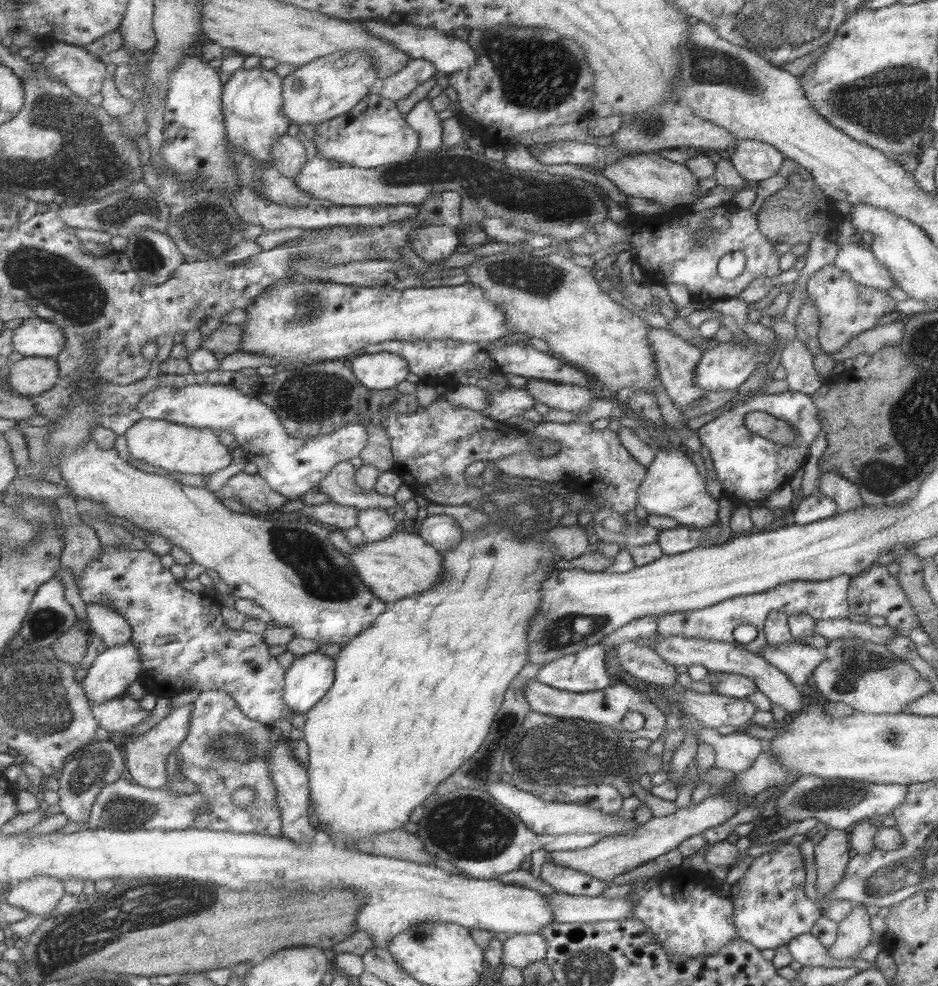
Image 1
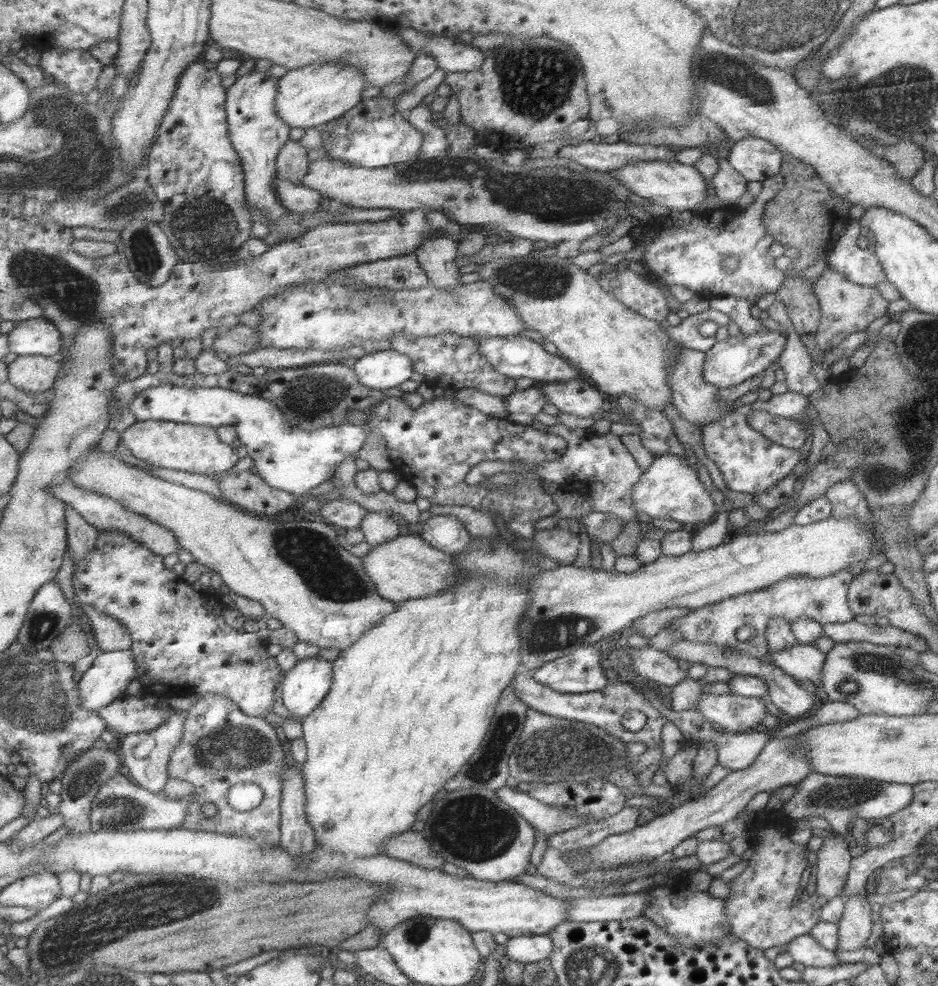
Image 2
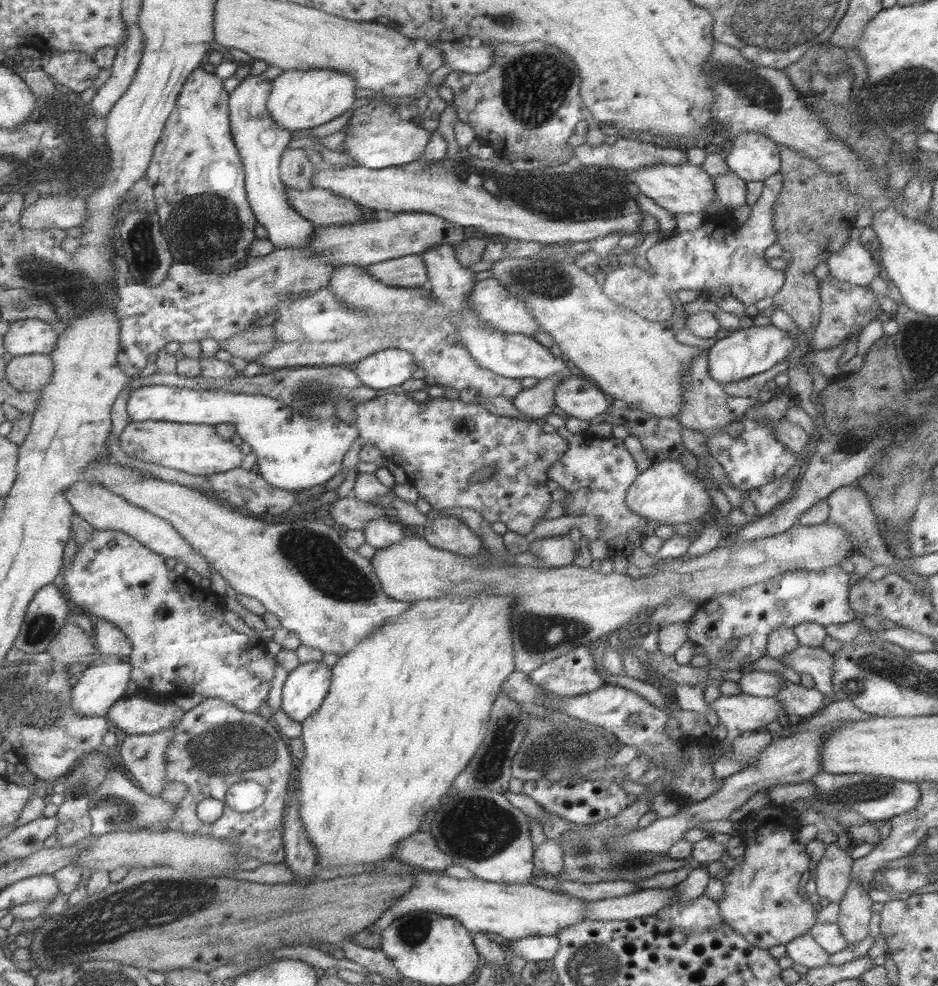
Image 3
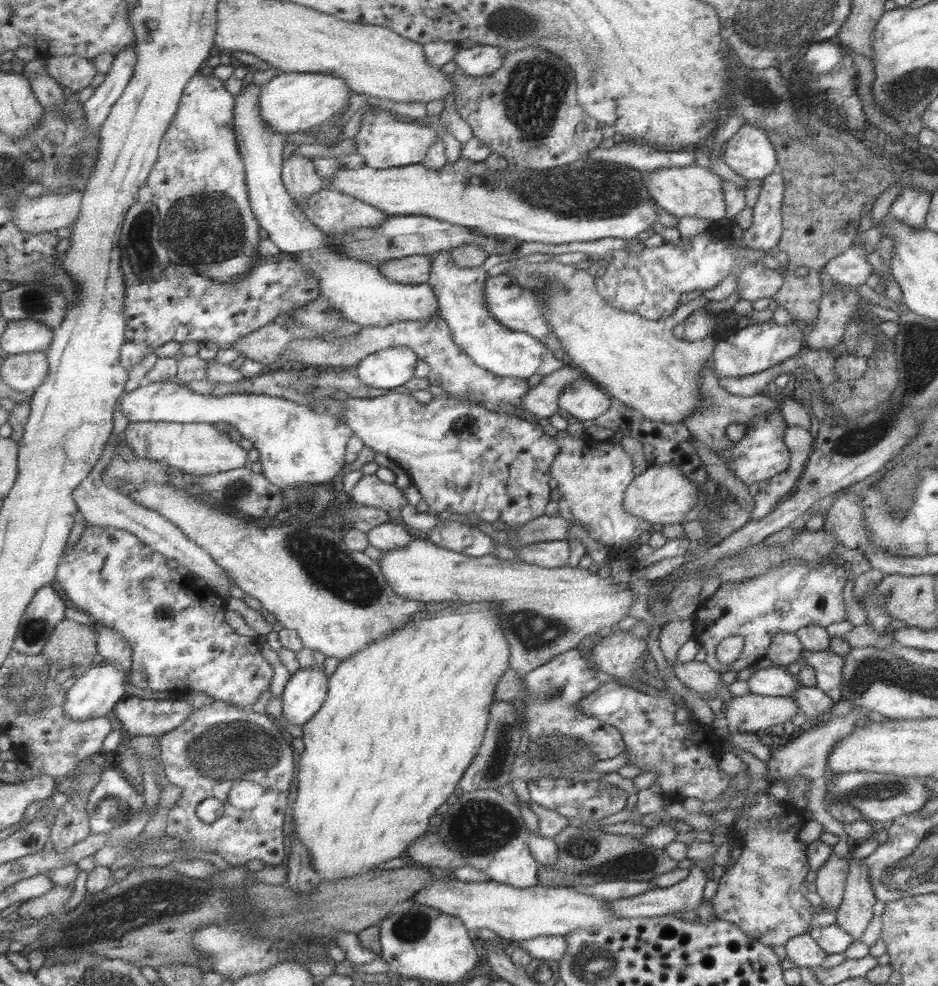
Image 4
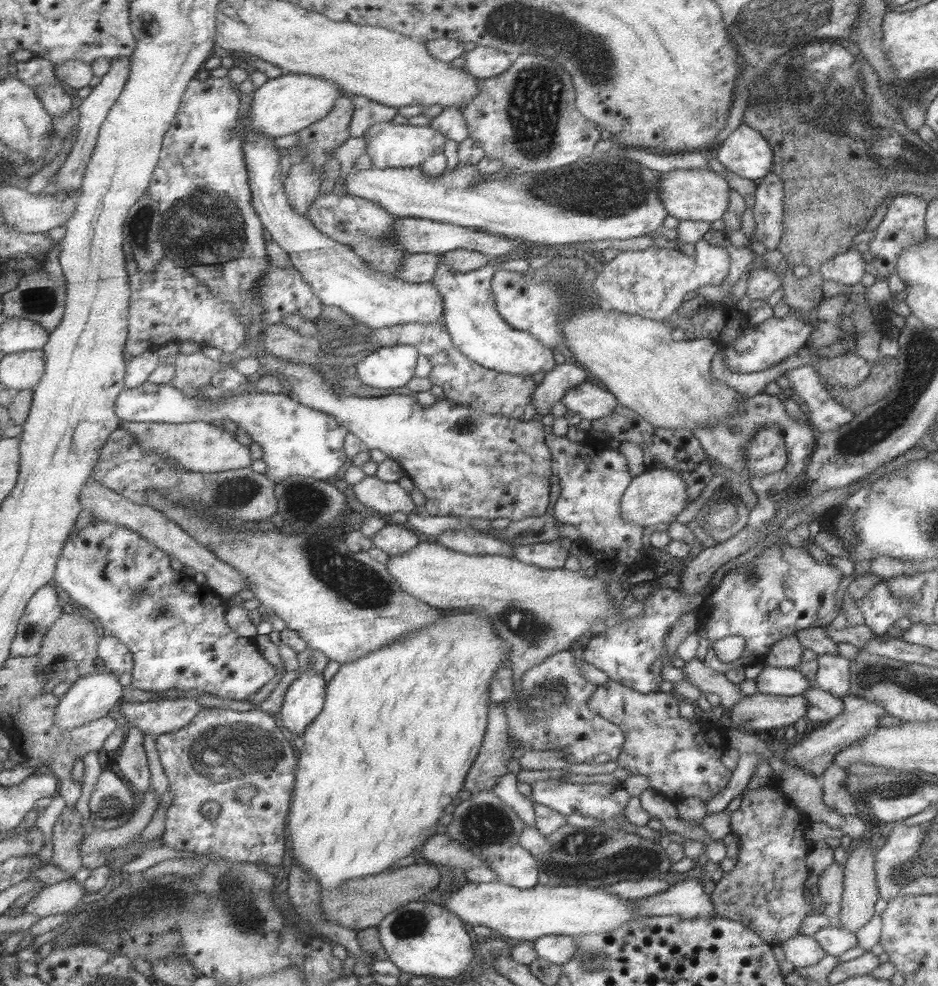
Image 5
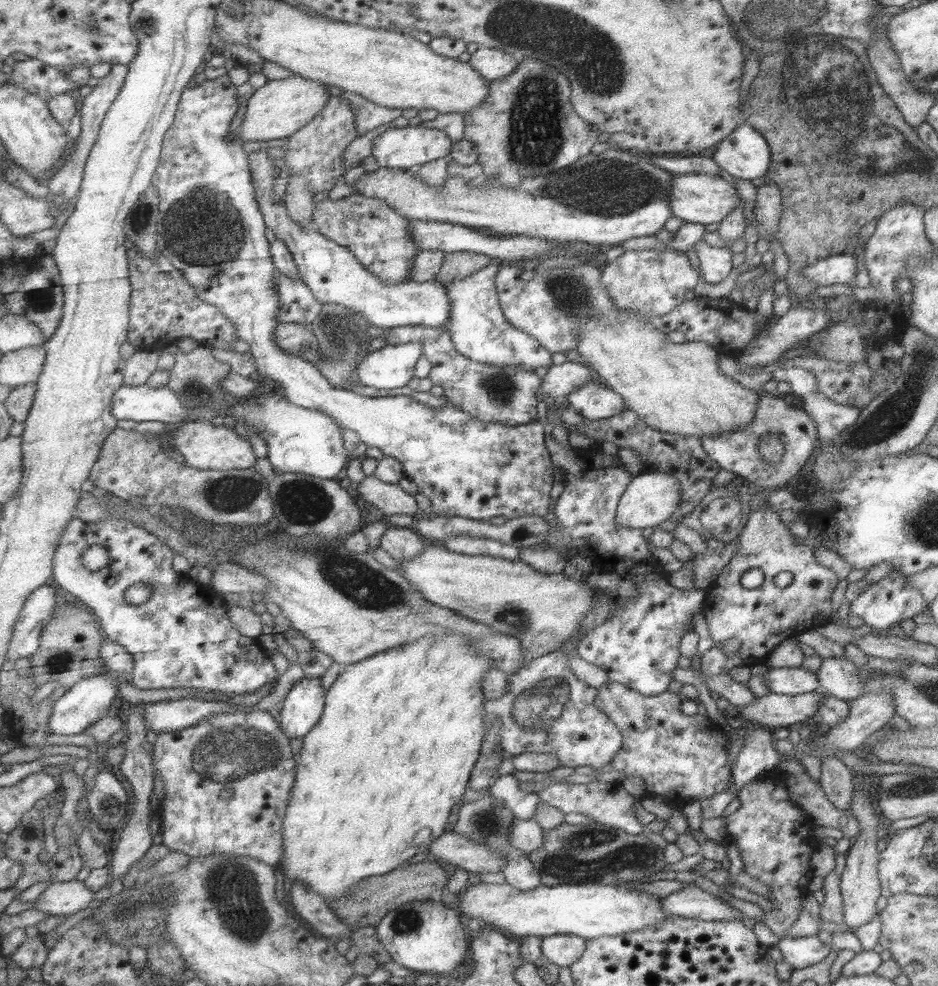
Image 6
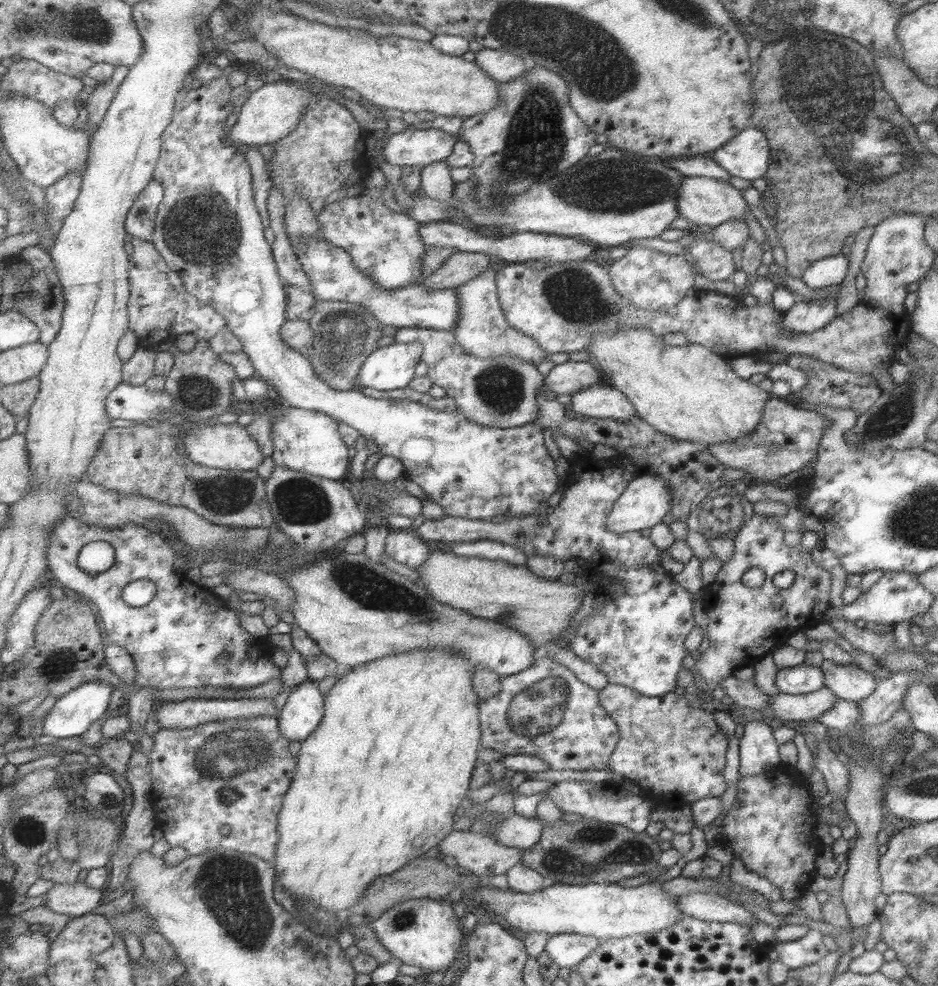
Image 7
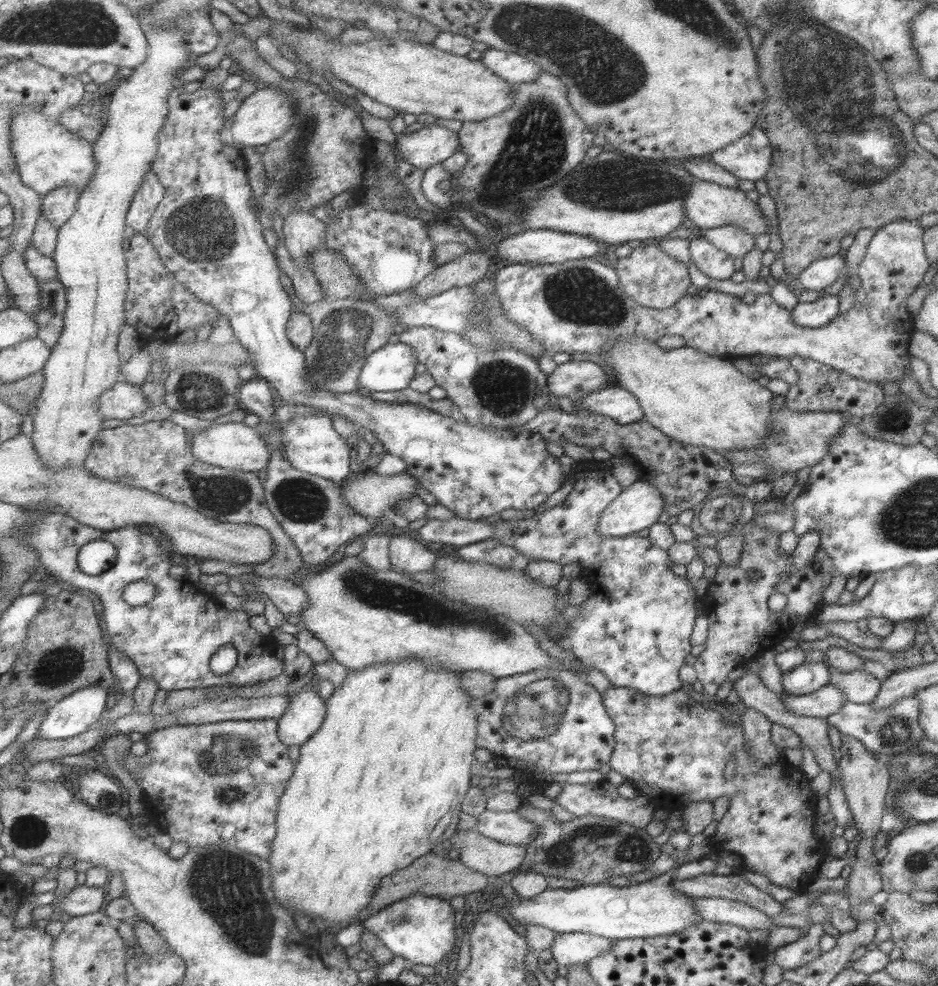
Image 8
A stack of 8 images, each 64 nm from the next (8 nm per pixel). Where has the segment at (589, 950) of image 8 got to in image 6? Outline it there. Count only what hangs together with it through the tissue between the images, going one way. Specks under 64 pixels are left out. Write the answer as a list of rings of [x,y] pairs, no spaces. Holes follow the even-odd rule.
[[[577,935],[546,936],[543,940],[543,954],[559,966],[569,967],[585,954],[587,942],[588,938]]]

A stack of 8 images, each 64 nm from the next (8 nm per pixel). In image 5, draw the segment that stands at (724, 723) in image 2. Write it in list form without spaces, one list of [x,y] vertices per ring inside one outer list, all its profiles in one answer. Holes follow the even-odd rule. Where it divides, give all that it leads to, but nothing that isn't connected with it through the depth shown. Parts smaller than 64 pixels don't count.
[[[755,694],[745,696],[730,708],[733,728],[756,733],[768,728],[784,728],[807,712],[804,696]]]

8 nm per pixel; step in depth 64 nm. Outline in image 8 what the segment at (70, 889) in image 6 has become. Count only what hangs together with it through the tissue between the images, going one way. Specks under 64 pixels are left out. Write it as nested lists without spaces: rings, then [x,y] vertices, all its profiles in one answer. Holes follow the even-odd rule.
[[[85,883],[73,888],[73,892],[59,903],[54,900],[55,908],[61,907],[63,912],[71,916],[83,916],[101,911],[109,901],[108,891],[104,887],[91,888]]]

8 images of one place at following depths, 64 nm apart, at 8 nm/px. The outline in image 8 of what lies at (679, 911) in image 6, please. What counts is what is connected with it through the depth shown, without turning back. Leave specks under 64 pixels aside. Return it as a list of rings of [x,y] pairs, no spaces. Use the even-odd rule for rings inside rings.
[[[693,898],[695,913],[705,921],[733,924],[745,930],[768,930],[774,927],[771,917],[765,913],[735,902],[719,898]]]

